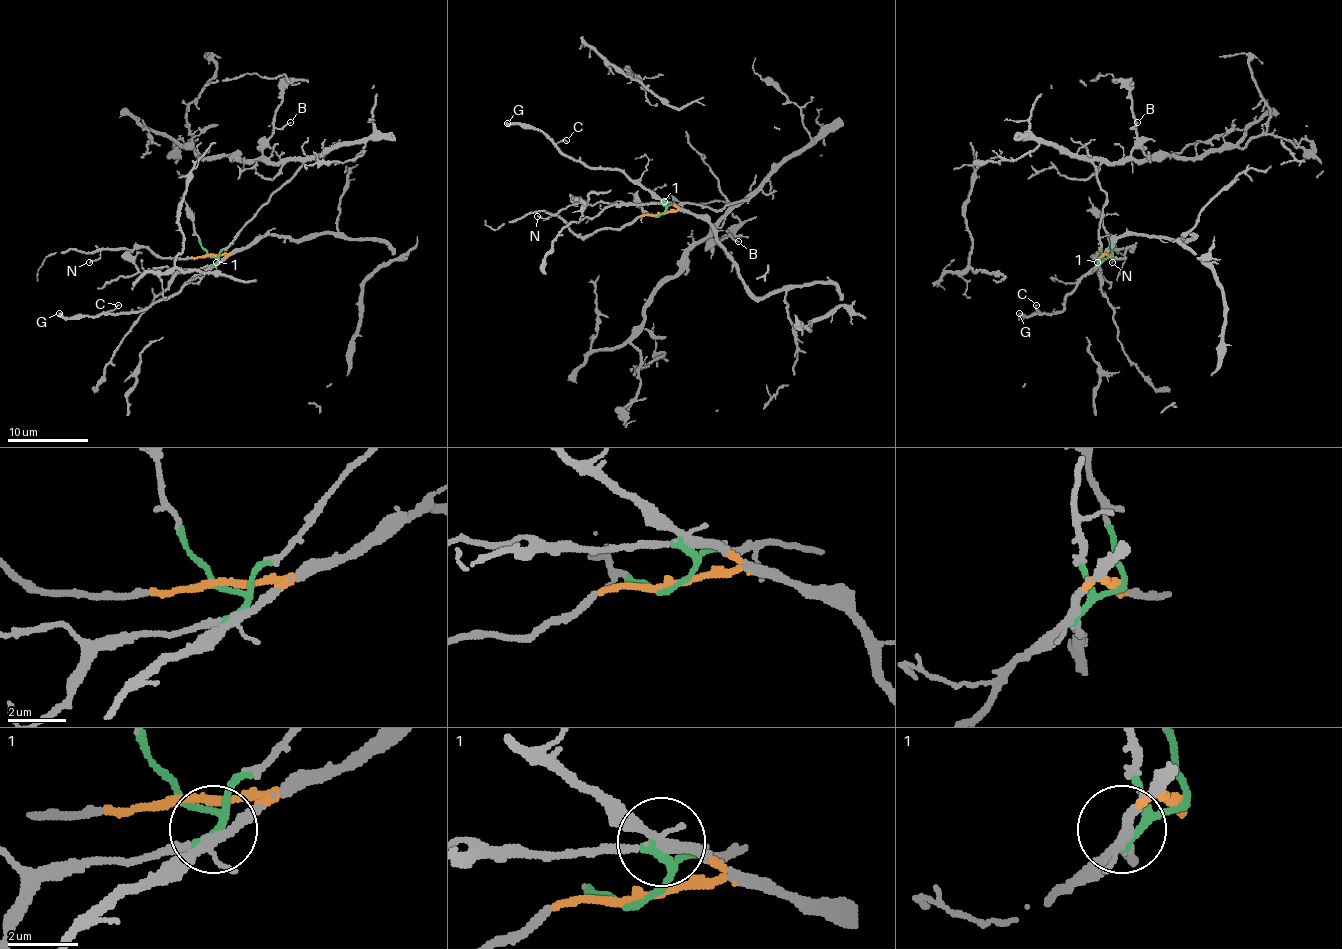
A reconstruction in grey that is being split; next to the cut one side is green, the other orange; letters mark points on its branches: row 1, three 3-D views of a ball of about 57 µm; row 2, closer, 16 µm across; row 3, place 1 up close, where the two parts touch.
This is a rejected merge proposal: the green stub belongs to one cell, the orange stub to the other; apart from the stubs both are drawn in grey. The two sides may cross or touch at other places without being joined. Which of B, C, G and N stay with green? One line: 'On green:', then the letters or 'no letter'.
On green: B

